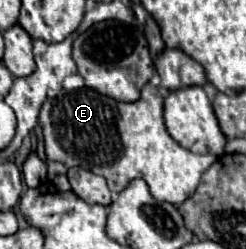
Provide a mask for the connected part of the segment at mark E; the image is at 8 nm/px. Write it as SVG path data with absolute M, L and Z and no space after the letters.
M152 84L142 88L142 98L136 102L118 102L90 88L60 92L56 98L48 98L40 112L46 160L100 174L108 180L112 192L122 192L130 180L142 178L158 202L178 206L196 192L202 174L216 162L216 156L194 154L182 148L168 134L162 108L164 98Z

